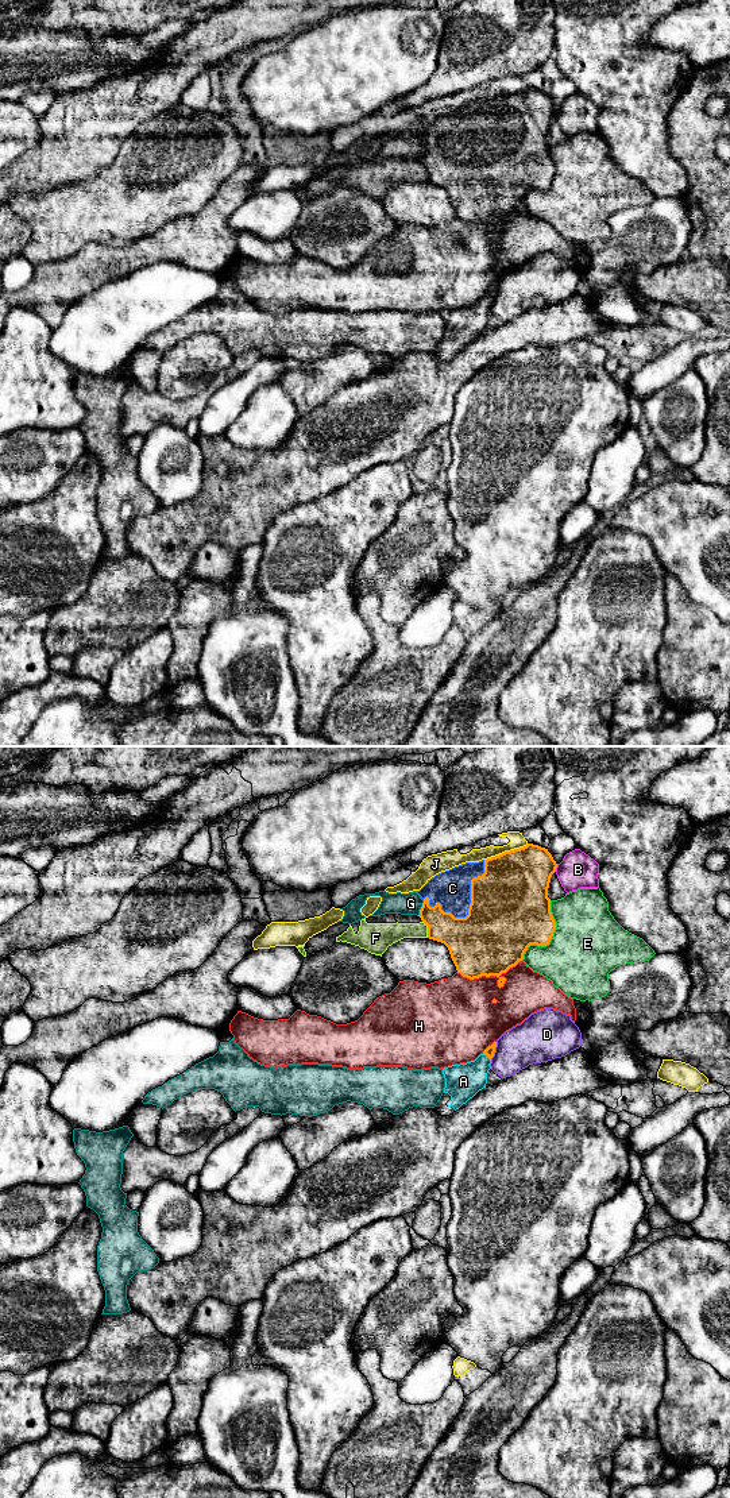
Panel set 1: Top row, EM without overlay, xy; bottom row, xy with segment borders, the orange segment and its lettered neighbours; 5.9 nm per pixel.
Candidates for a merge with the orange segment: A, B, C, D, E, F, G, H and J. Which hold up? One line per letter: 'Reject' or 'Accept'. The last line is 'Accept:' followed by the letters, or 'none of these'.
A: Accept
B: Reject
C: Accept
D: Reject
E: Reject
F: Reject
G: Reject
H: Reject
J: Reject
Accept: A, C

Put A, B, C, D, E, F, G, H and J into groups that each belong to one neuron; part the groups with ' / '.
A C / B / D / E / F / G / H / J

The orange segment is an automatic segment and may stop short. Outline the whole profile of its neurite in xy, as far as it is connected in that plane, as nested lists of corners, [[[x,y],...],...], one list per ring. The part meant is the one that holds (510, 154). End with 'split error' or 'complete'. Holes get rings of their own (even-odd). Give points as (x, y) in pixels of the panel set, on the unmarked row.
[[[528,88],[524,92],[479,107],[466,107],[436,119],[420,135],[413,135],[424,144],[418,161],[428,170],[428,182],[448,192],[456,215],[463,221],[470,224],[482,220],[499,221],[524,204],[530,189],[549,189],[556,166],[551,157],[548,132],[556,112],[557,108],[548,93]]]; split error

